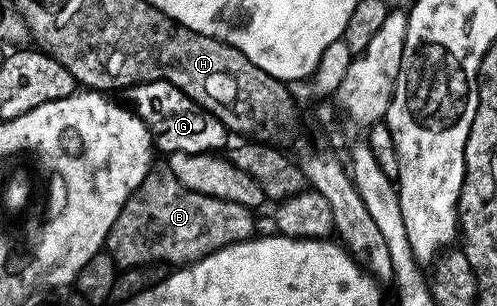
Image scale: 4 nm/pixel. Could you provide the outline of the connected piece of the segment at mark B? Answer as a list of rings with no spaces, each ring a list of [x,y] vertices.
[[[149,172],[142,179],[111,224],[104,249],[117,267],[163,262],[180,268],[219,248],[254,237],[254,211],[250,207],[189,190],[168,172],[155,173]]]

